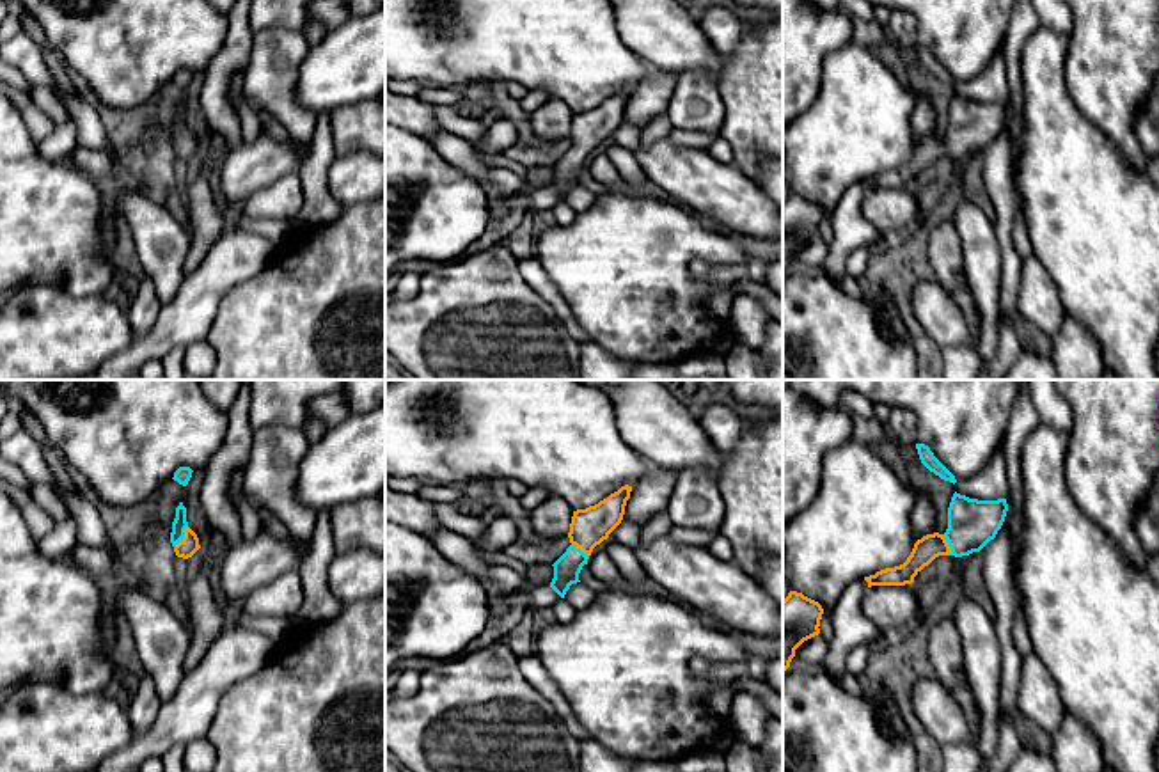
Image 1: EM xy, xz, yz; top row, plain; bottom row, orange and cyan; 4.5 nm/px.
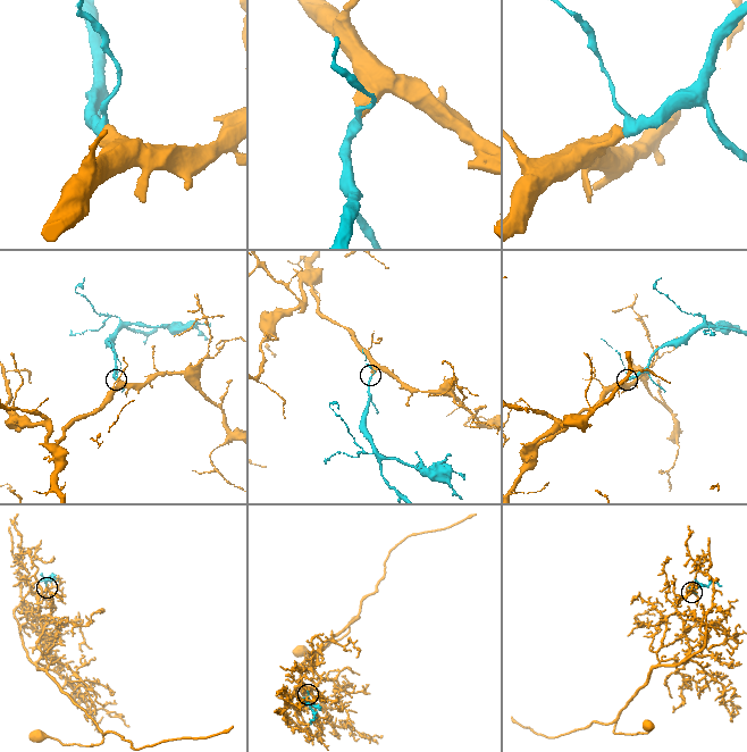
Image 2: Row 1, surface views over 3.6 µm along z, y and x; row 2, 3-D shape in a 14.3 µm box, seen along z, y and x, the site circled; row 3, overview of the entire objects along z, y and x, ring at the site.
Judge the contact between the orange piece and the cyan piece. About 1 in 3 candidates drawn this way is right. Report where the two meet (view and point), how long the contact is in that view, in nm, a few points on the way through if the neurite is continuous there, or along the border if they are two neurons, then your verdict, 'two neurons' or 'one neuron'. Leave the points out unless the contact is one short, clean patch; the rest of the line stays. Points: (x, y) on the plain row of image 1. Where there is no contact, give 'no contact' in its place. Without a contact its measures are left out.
meets orange in xy at (185, 139); contact 120 nm long; runs through xy (185, 151), (185, 139), (180, 126); one neuron

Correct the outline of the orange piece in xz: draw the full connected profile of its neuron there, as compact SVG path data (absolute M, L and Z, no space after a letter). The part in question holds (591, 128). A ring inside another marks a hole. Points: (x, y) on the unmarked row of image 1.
M625 87L598 106L573 114L568 135L572 147L552 167L554 181L550 190L561 201L564 201L572 186L580 185L579 176L587 167L593 151L621 126L630 94L632 89Z

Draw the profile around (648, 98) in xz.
M657 69L650 80L637 83L632 89L623 121L643 130L655 115L666 114L676 80L676 75Z

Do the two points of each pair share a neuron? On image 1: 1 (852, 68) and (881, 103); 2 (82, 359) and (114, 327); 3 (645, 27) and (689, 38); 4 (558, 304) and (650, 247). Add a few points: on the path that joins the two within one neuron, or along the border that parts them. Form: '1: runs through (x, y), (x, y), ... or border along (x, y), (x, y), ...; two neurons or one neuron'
1: runs through (854, 77), (872, 94); one neuron
2: runs through (89, 352), (107, 334); one neuron
3: runs through (655, 27), (668, 38), (678, 38); one neuron
4: border along (540, 265), (586, 336); two neurons

